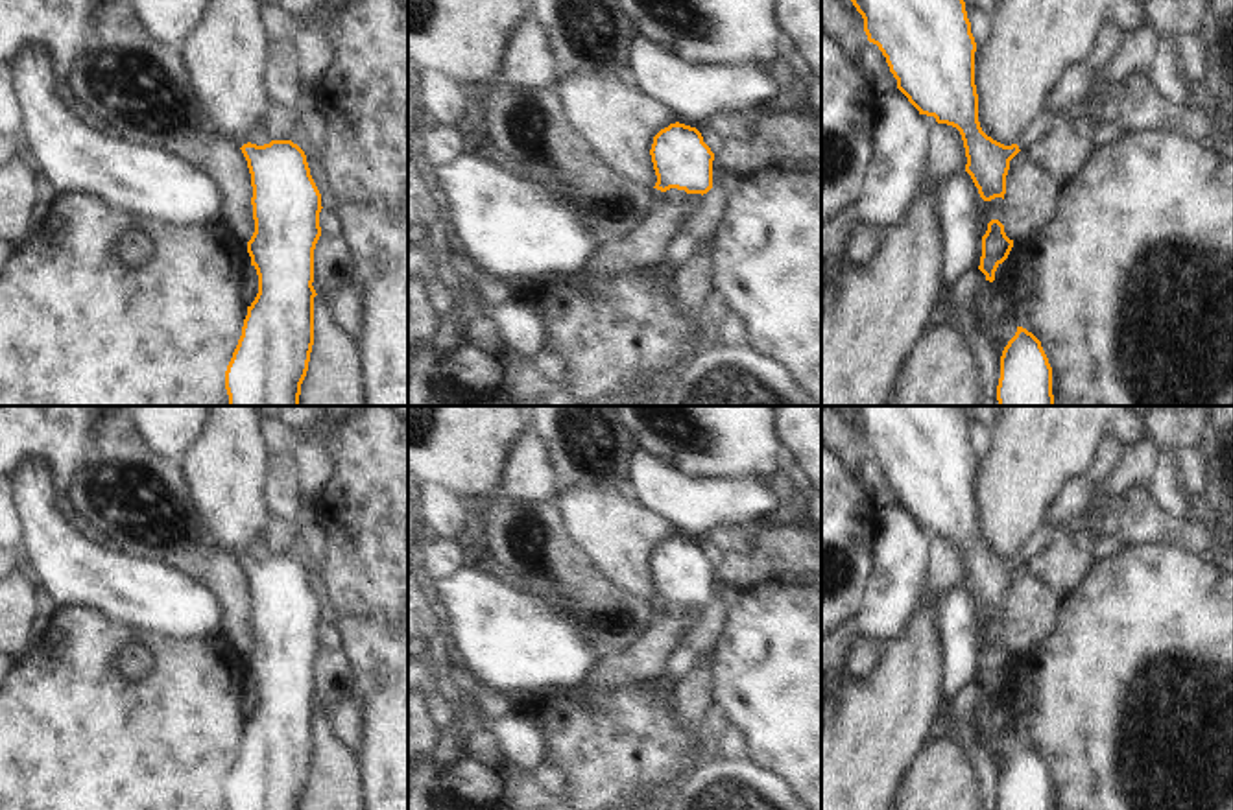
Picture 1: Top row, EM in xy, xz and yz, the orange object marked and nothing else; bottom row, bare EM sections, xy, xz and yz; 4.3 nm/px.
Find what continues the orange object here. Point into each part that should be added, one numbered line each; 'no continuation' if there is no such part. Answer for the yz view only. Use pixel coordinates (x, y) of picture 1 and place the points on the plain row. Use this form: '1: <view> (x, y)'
1: yz (1041, 537)

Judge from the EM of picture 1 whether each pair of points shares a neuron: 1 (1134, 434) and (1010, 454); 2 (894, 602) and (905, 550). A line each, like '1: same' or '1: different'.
1: same
2: same

